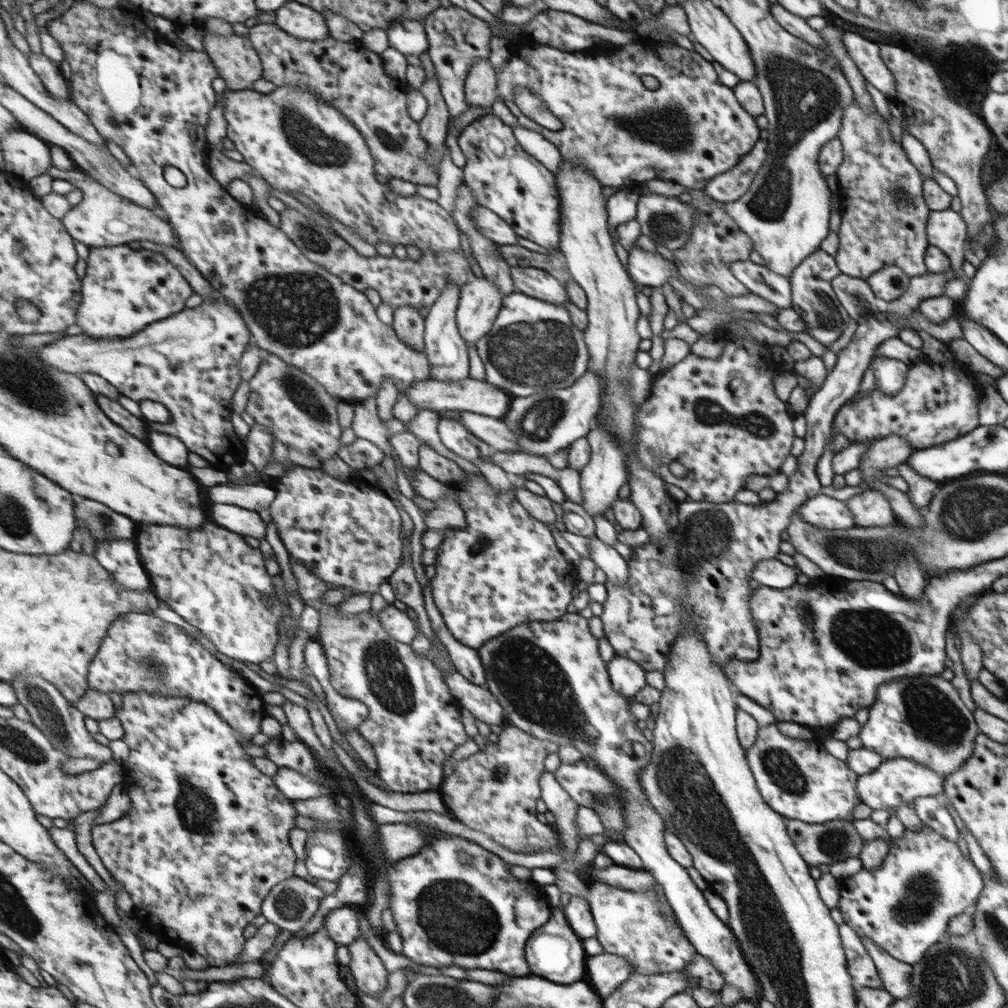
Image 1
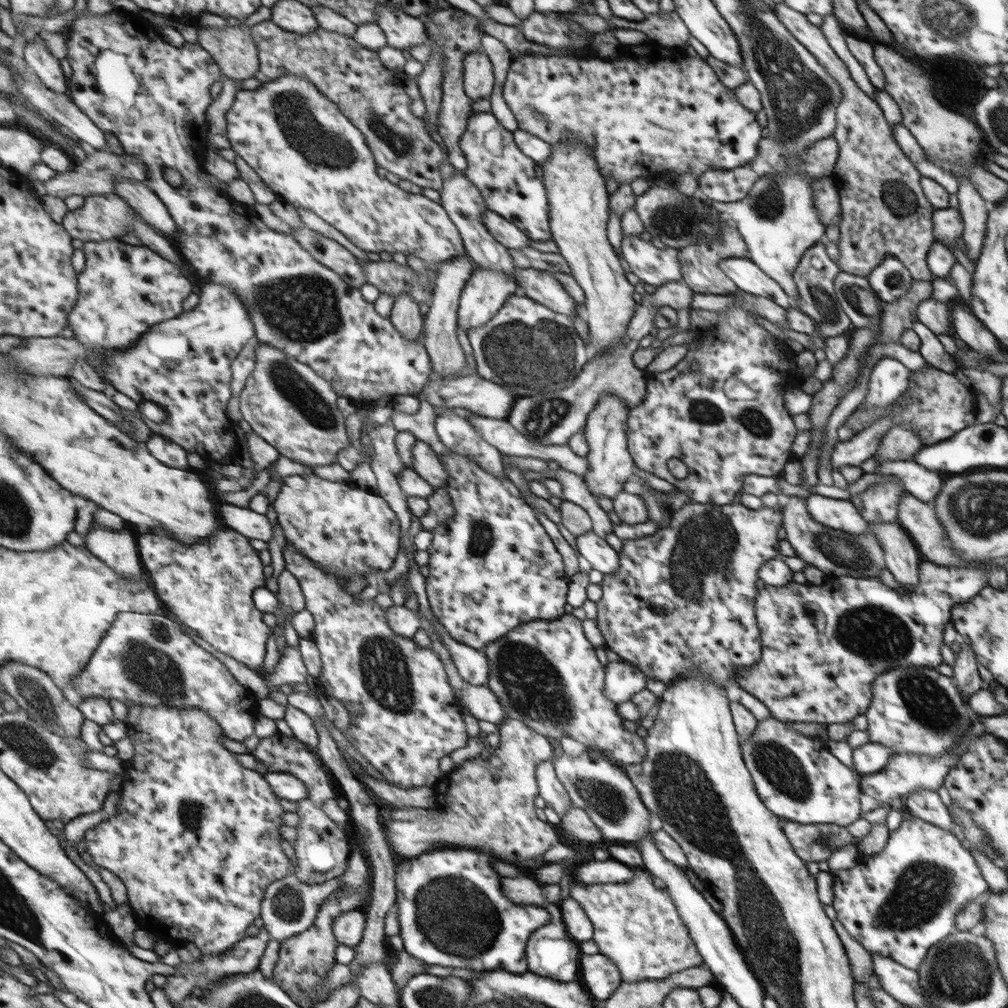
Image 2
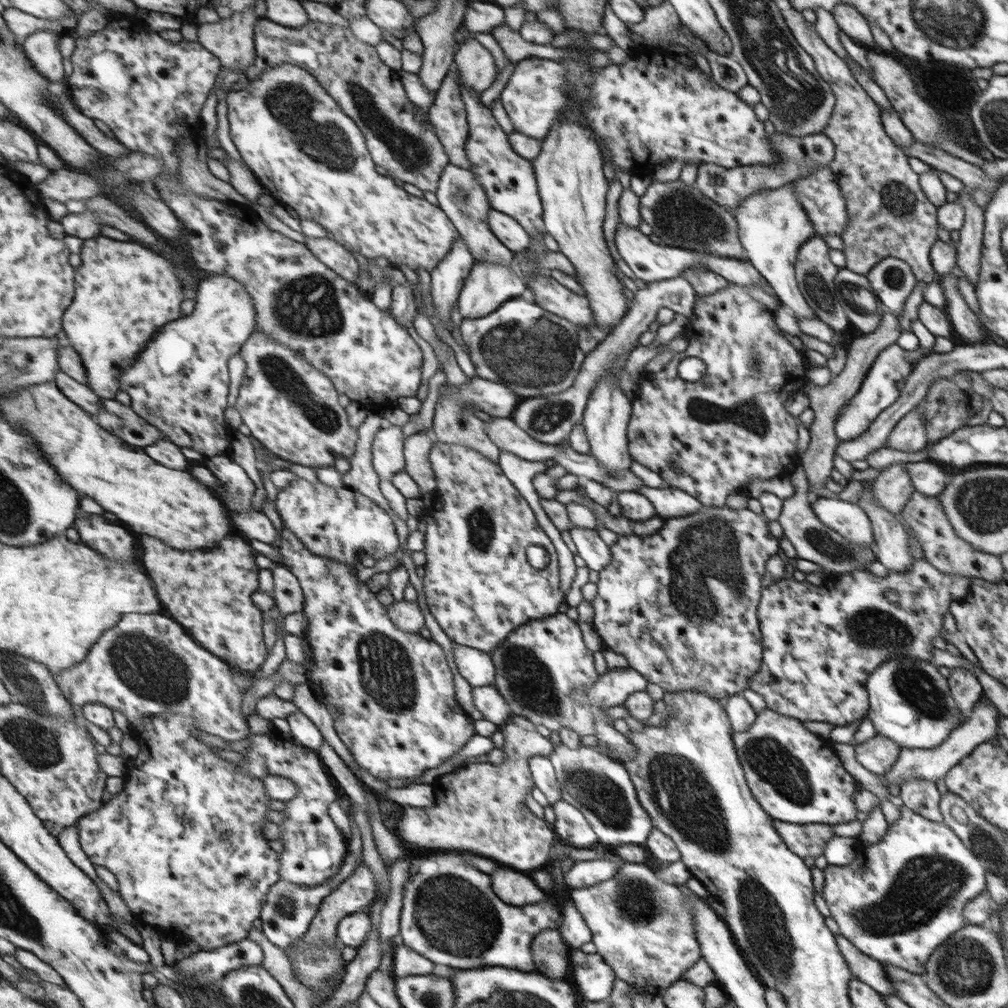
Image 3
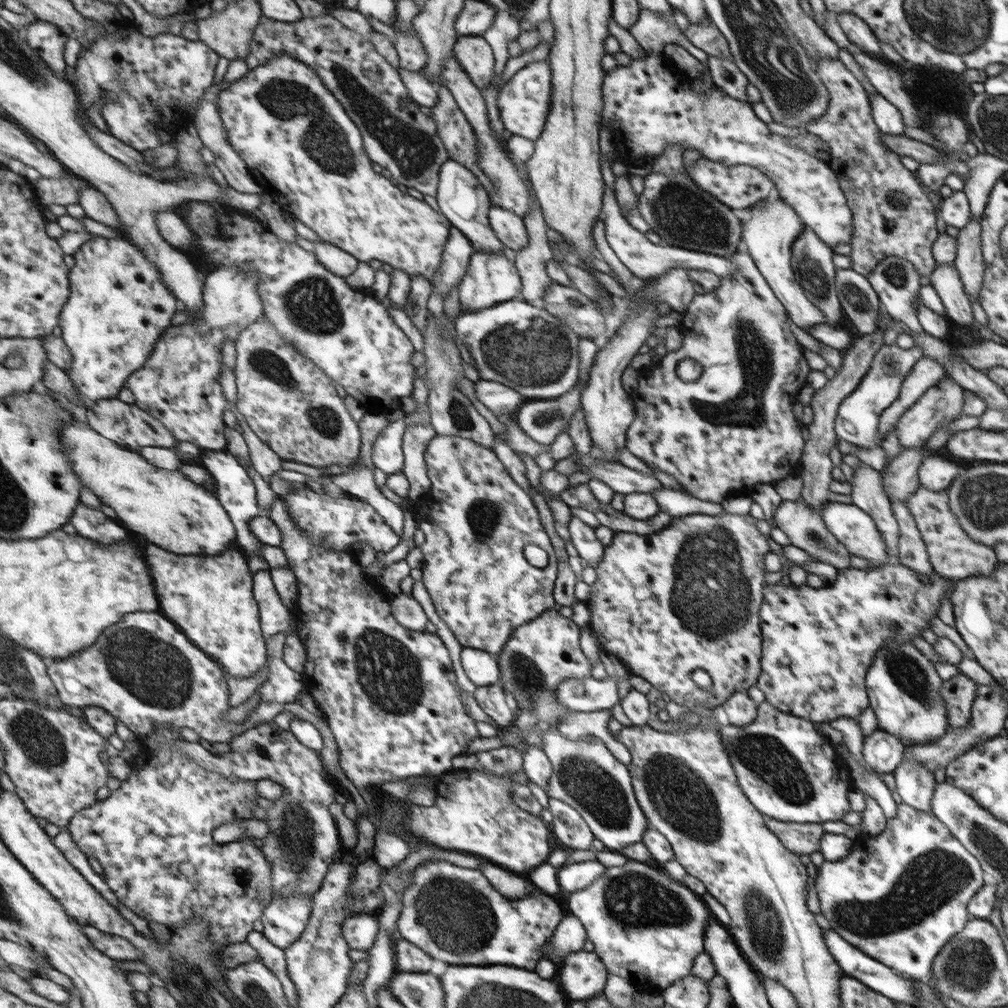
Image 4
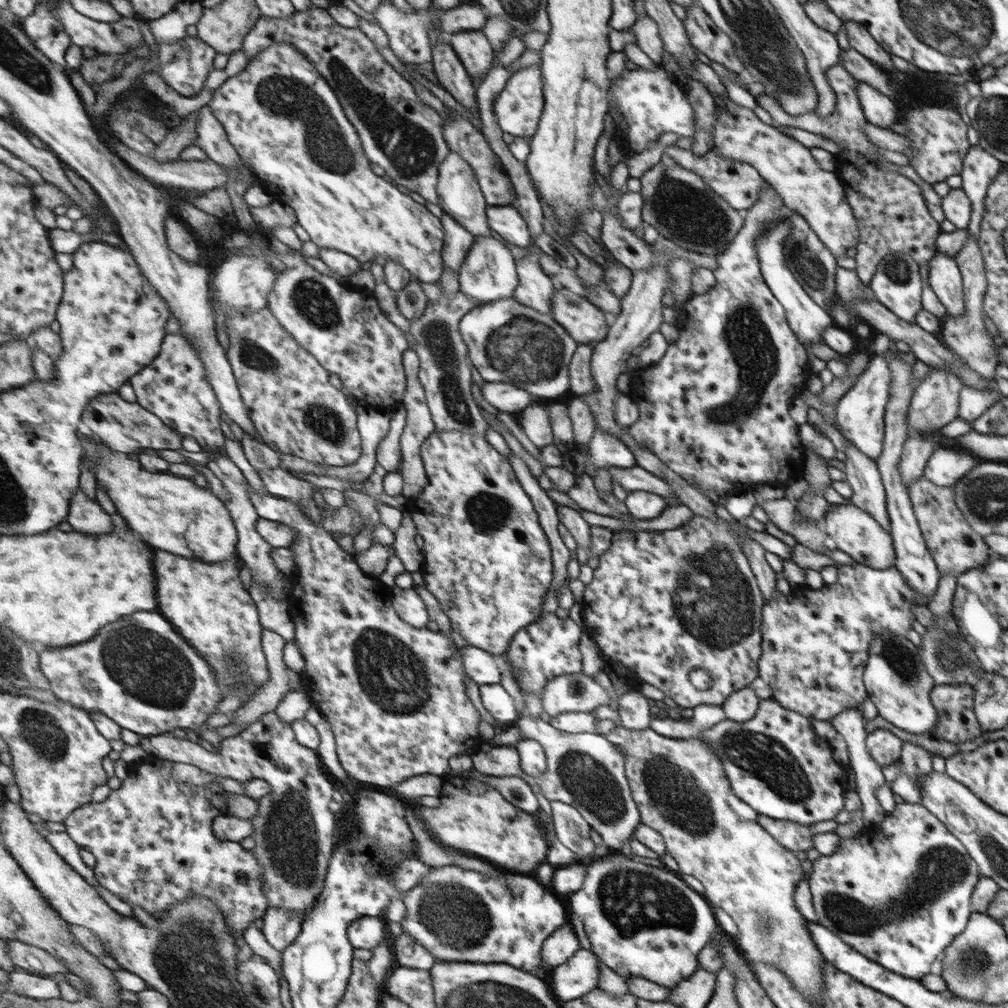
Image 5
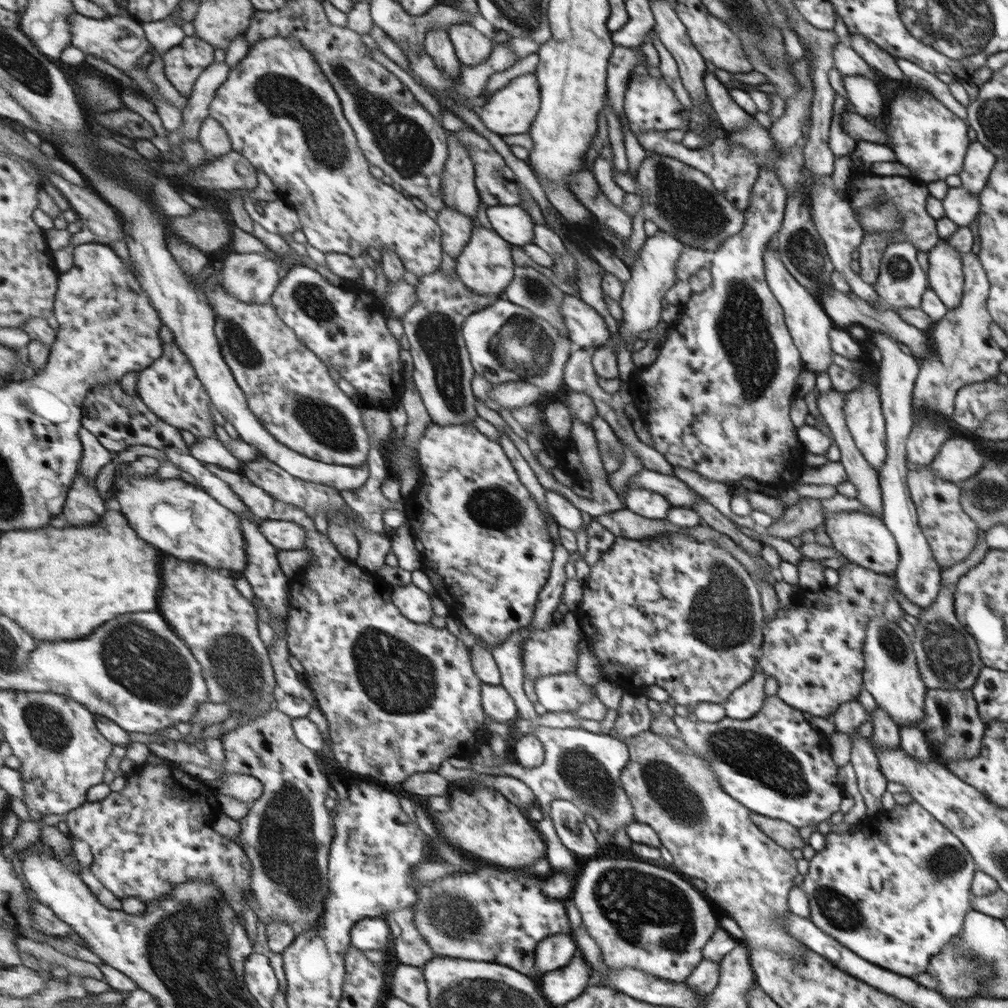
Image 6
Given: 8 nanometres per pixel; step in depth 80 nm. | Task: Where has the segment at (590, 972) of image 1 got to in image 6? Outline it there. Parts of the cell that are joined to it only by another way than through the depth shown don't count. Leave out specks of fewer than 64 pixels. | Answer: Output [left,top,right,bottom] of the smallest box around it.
[537,950,590,1006]

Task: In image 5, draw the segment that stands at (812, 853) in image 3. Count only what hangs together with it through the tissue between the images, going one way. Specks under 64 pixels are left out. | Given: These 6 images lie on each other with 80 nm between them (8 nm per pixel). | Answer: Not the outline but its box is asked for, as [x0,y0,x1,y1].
[759,816,813,851]

